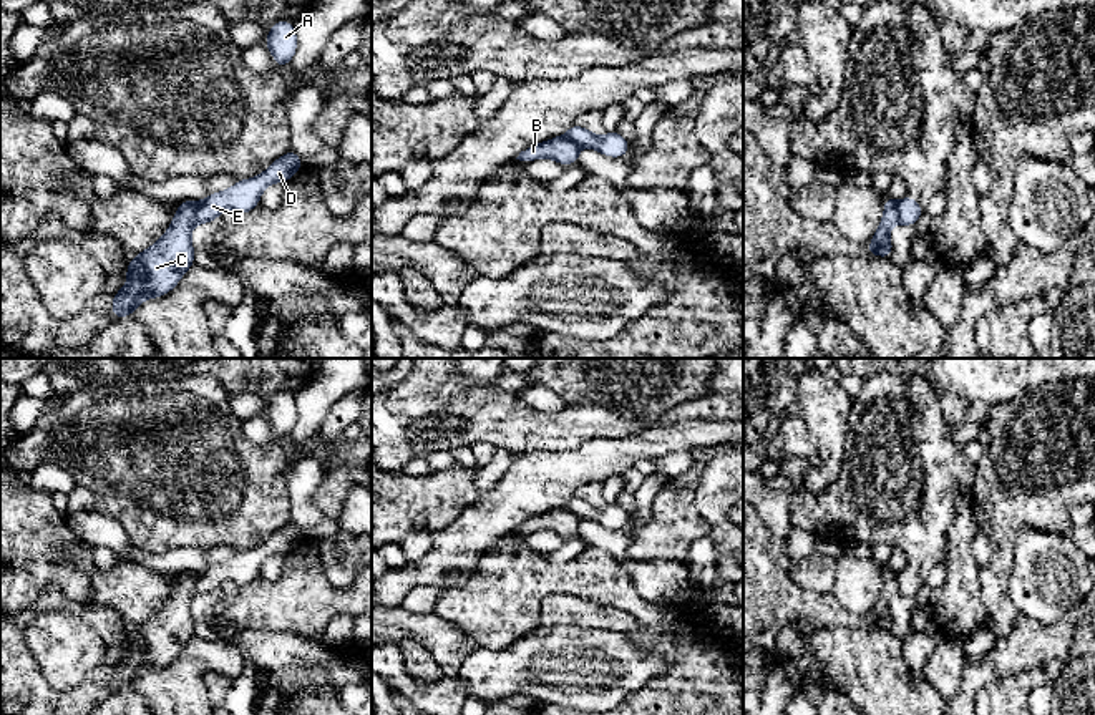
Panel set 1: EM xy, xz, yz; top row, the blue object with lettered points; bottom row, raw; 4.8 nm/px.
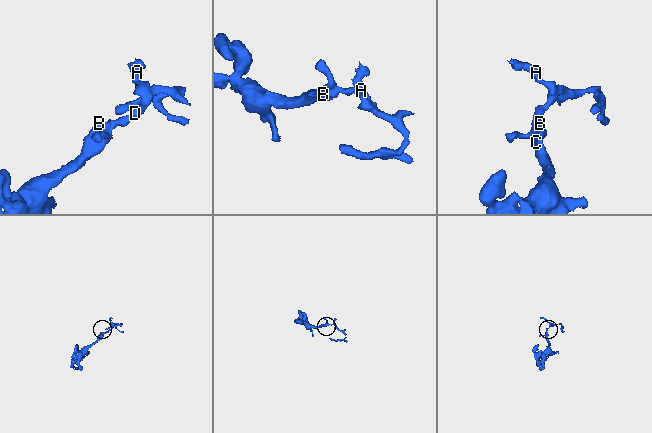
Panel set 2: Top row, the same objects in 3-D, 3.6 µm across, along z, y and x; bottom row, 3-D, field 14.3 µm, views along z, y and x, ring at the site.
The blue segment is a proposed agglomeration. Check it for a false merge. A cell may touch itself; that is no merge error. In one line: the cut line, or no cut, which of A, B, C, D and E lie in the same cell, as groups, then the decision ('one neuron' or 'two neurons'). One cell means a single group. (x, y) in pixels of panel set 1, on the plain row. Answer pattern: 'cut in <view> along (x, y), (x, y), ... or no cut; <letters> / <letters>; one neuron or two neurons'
cut in xy along (198, 574), (194, 594); A D E / B C; two neurons

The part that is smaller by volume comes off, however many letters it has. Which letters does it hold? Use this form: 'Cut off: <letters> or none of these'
Cut off: A, D, E

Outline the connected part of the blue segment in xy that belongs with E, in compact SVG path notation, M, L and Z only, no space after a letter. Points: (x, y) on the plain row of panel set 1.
M289 521L259 547L237 551L231 561L209 566L206 571L197 572L196 596L214 594L226 581L239 587L251 584L260 576L260 566L269 556L285 556L300 539L304 539L300 528Z

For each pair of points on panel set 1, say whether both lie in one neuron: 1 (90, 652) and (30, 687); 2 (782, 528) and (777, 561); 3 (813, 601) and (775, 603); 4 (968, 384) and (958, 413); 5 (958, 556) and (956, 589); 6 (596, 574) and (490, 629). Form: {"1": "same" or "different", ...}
{"1": "different", "2": "different", "3": "same", "4": "different", "5": "same", "6": "same"}

